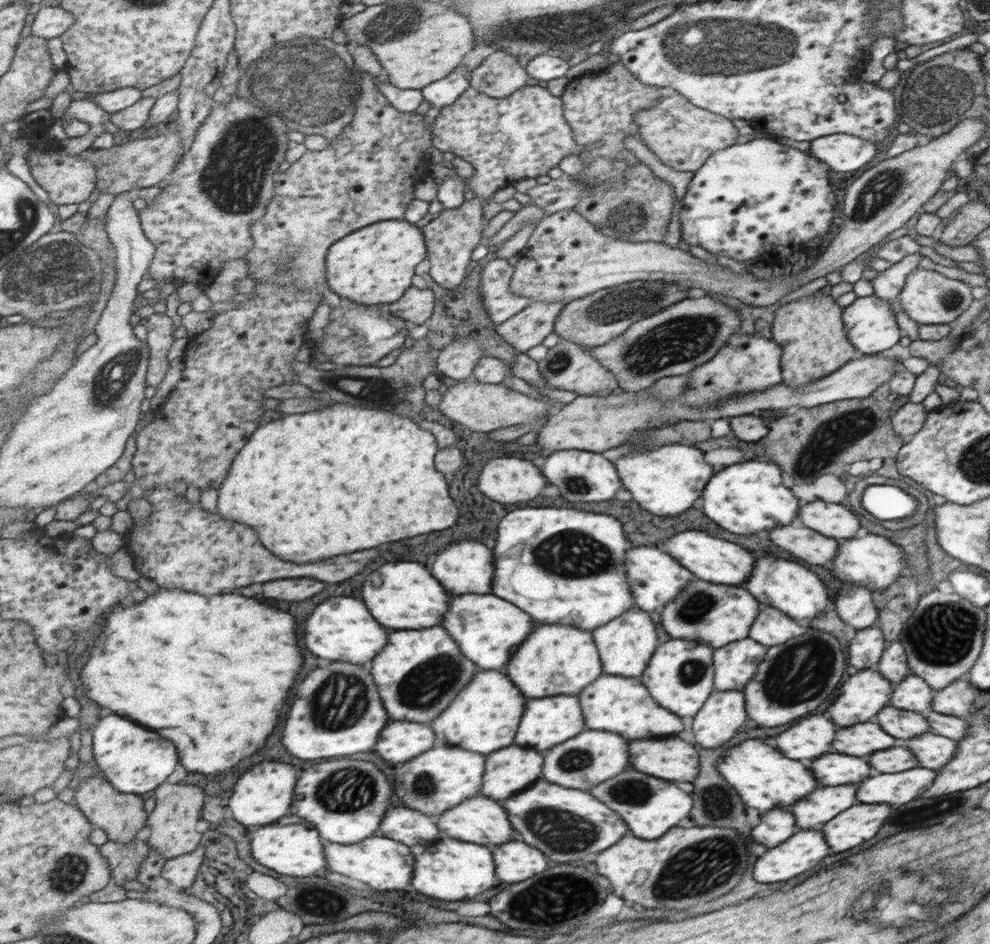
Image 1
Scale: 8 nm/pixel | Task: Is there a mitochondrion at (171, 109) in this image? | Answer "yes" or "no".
no

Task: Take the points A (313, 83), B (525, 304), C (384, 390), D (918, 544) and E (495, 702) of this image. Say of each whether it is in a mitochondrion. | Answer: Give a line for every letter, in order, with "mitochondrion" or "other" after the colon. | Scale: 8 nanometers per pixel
A: mitochondrion
B: other
C: mitochondrion
D: other
E: other

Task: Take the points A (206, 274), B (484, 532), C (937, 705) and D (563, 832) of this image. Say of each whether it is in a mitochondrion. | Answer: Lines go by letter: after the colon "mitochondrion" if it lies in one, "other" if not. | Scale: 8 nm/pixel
A: other
B: other
C: other
D: mitochondrion

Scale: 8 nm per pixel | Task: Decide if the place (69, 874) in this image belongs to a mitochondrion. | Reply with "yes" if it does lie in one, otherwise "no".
yes

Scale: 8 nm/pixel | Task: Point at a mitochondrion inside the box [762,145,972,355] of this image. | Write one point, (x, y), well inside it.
(881, 192)

